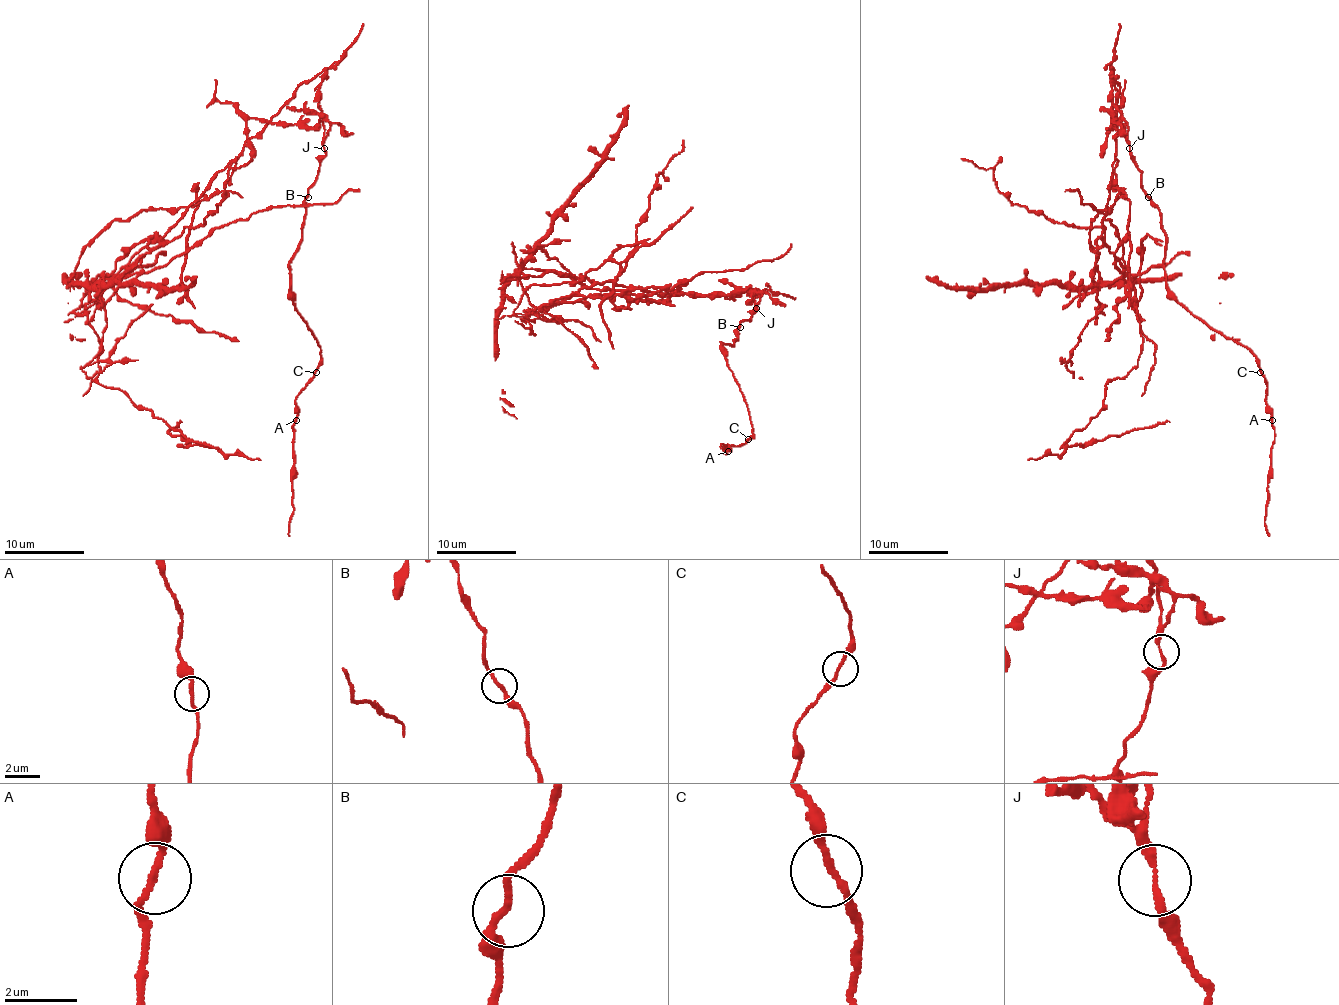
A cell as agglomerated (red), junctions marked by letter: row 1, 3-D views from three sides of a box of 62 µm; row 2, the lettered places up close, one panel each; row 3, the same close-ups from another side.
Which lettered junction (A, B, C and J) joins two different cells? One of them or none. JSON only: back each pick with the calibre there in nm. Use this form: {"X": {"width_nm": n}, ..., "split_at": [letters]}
{"J": {"width_nm": 190}, "split_at": ["J"]}

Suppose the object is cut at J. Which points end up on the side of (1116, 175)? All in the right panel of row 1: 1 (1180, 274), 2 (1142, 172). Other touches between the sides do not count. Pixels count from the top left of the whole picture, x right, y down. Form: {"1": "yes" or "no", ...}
{"1": "no", "2": "no"}

